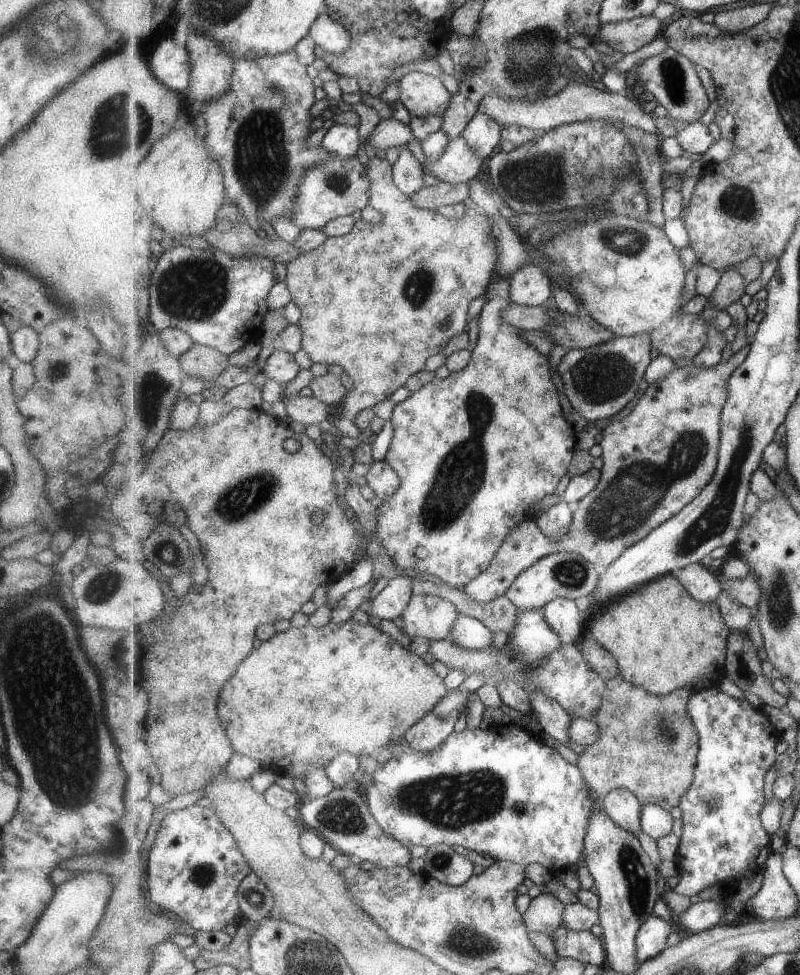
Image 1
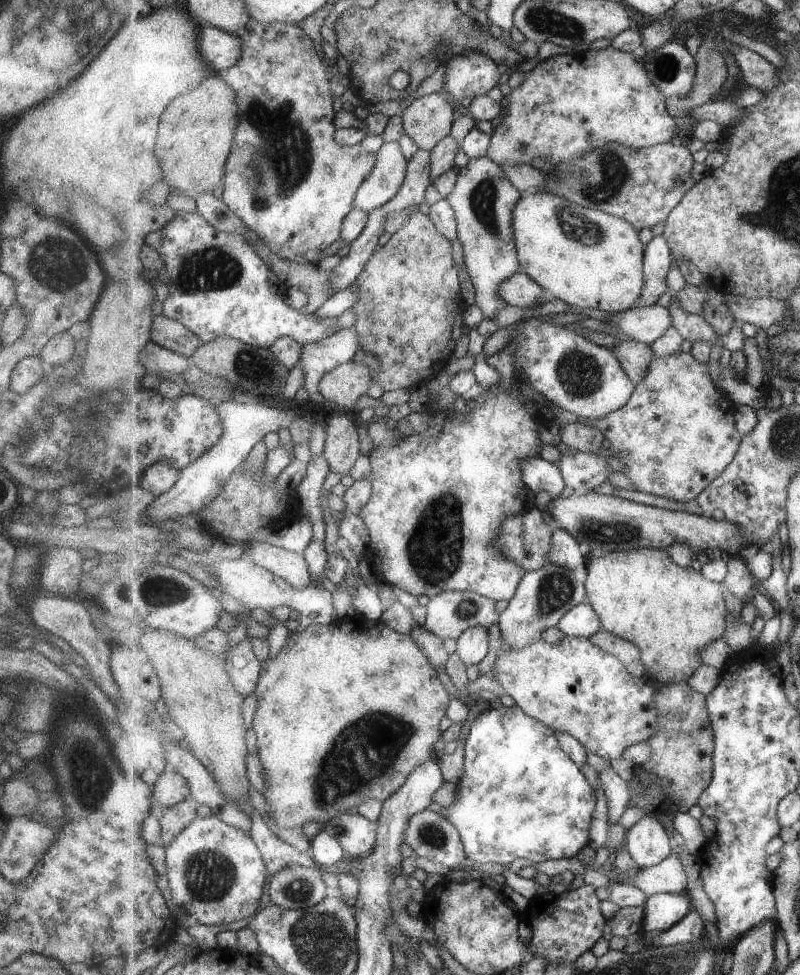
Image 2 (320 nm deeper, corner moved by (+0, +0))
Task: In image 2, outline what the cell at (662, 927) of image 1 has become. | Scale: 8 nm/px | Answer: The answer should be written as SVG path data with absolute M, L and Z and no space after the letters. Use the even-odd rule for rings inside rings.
M687 892L657 893L649 897L644 915L643 931L654 935L664 933L681 922L692 910L693 904Z

